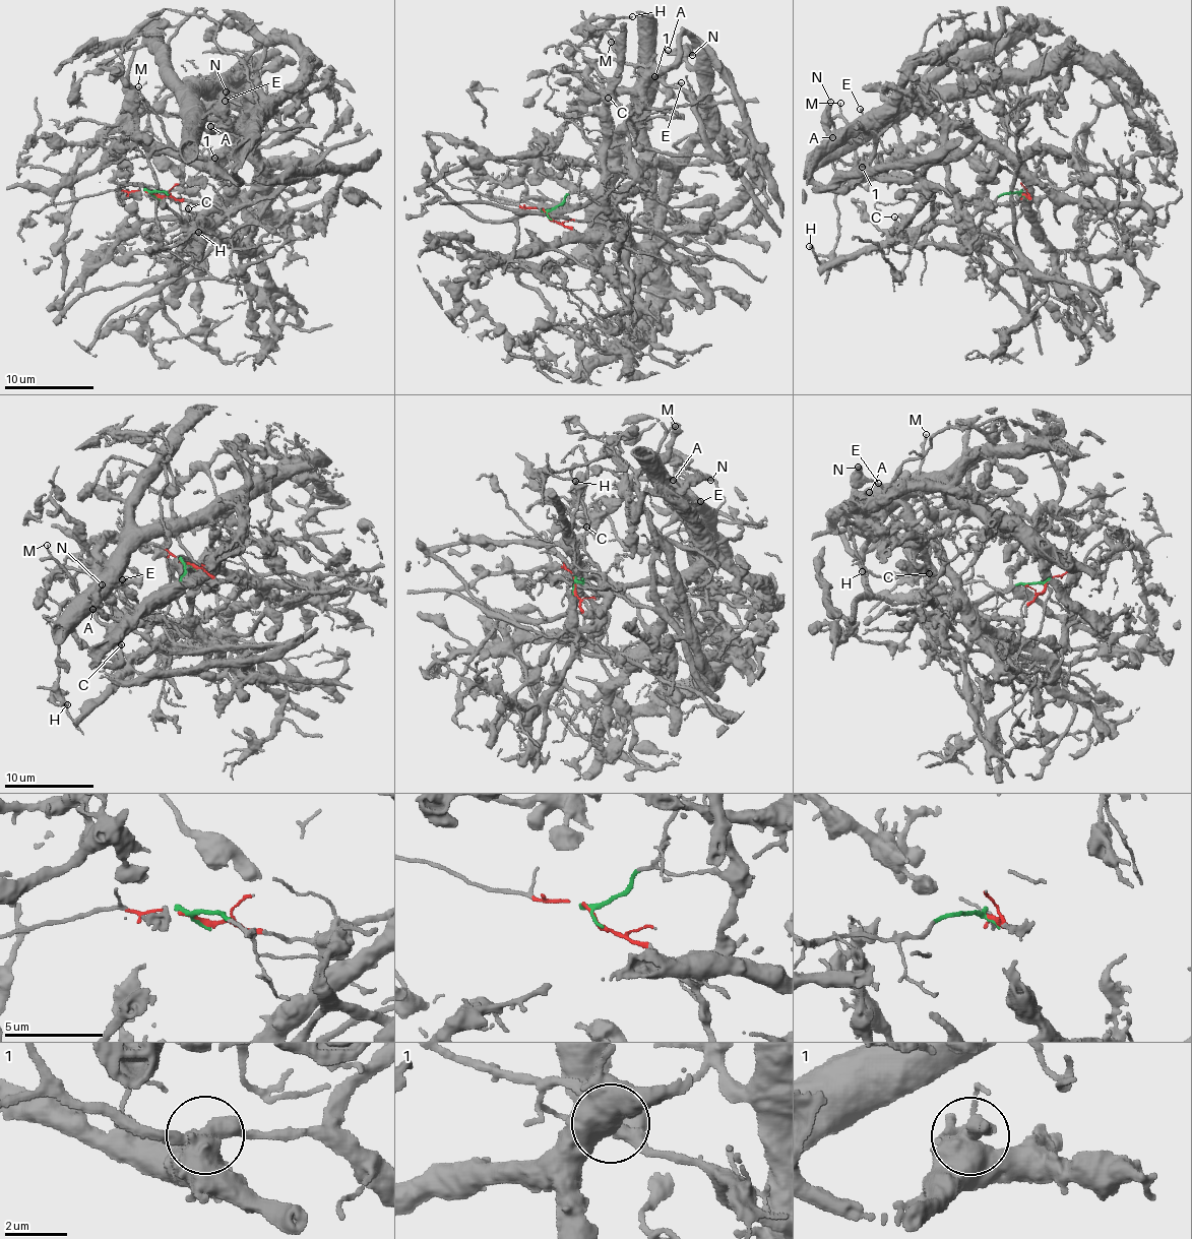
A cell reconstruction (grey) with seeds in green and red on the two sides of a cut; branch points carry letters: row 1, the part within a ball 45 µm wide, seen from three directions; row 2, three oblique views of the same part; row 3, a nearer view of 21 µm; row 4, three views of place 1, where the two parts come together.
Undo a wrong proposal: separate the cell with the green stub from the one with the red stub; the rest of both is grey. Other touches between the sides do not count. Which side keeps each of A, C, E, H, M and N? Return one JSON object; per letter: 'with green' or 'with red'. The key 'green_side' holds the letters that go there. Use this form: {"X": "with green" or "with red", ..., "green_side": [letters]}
{"A": "with red", "C": "with red", "E": "with red", "H": "with green", "M": "with green", "N": "with red", "green_side": ["H", "M"]}

